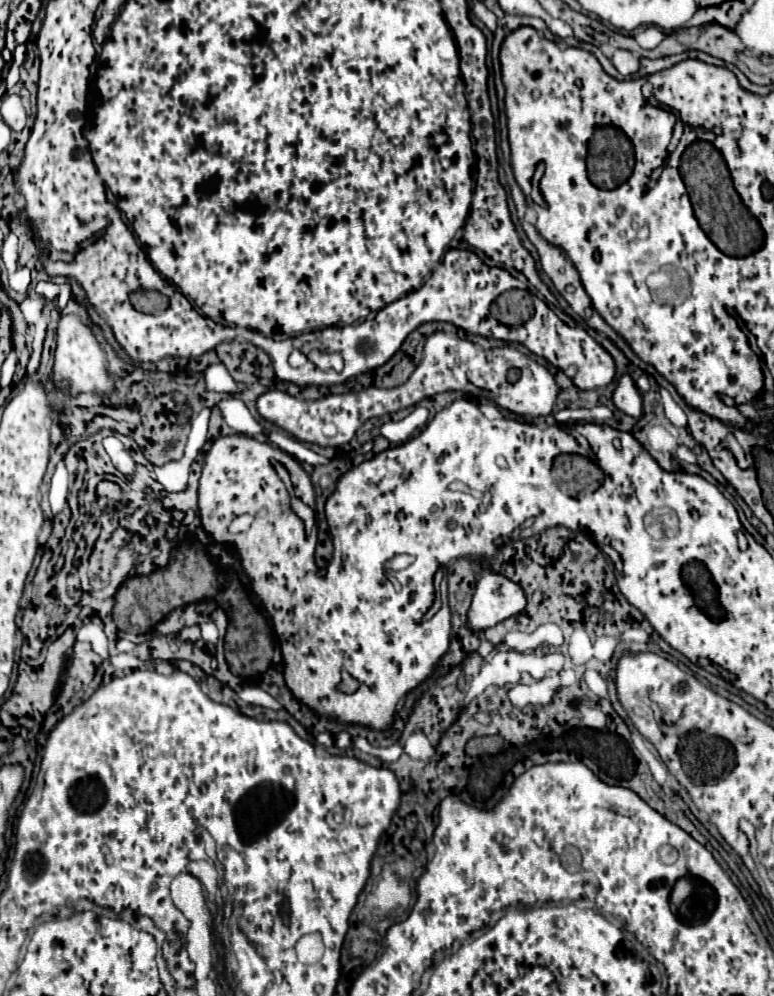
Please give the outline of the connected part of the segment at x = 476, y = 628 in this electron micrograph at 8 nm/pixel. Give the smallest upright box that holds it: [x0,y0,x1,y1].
[465,570,525,632]

